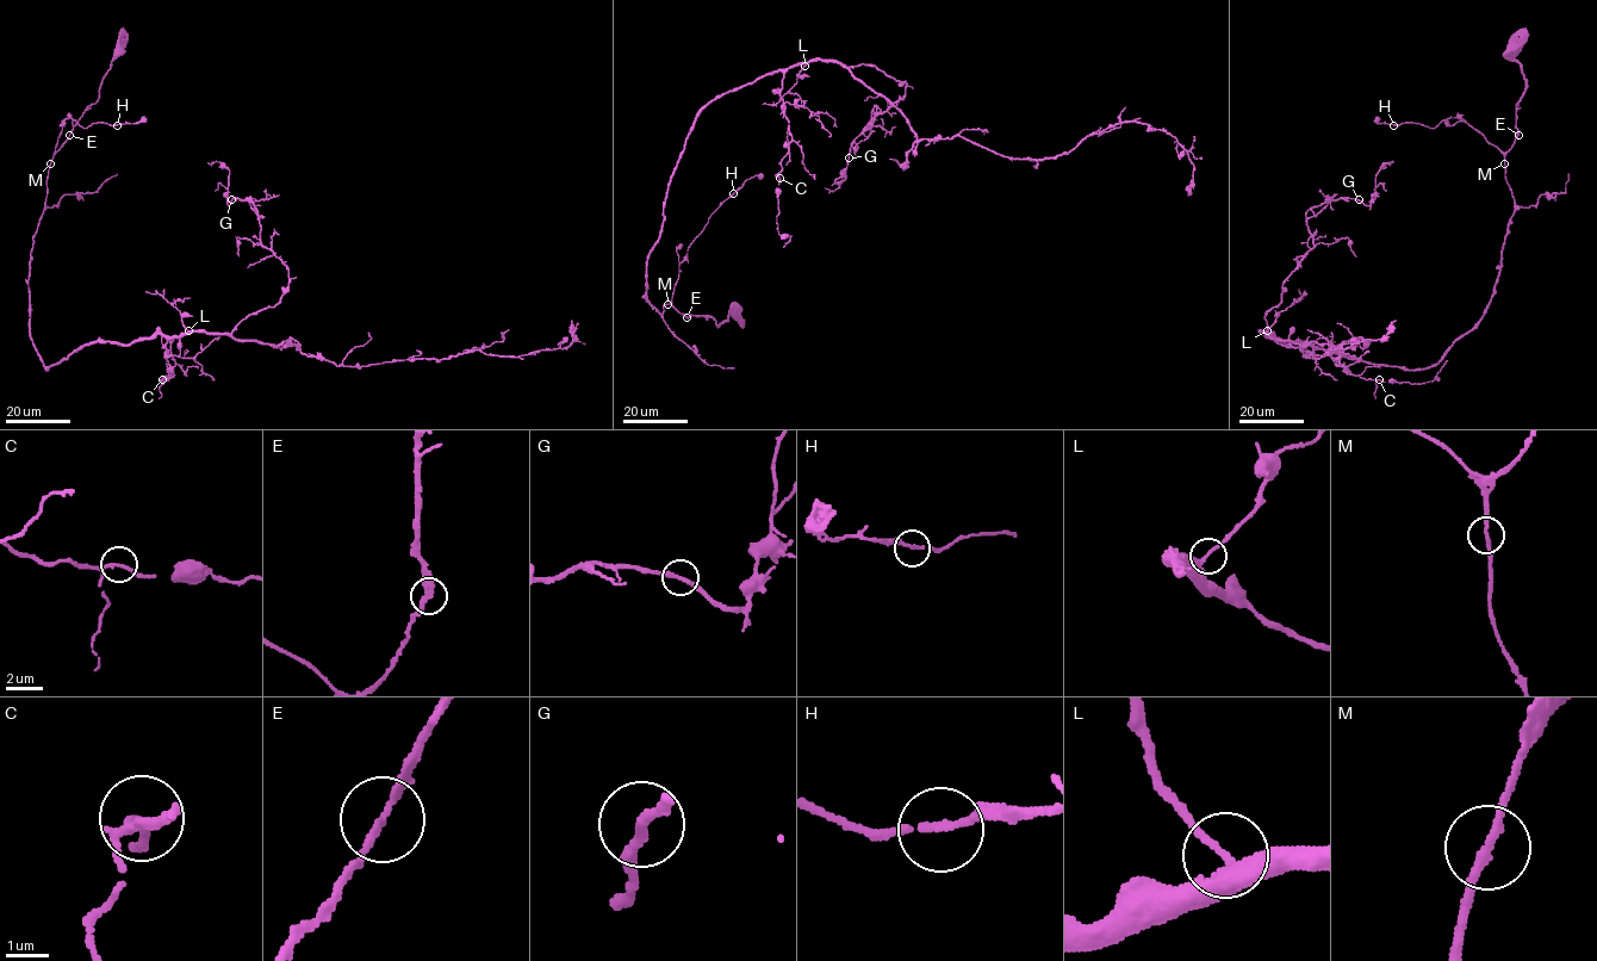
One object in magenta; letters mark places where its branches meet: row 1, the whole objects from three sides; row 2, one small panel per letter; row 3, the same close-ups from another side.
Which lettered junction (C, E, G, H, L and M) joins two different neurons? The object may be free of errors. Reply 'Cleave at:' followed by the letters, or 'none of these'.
Cleave at: none of these

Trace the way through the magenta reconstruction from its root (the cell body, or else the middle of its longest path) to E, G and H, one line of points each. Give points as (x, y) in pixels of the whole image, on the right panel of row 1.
E: (1292, 342), (1405, 370), (1434, 366), (1478, 322), (1492, 293), (1515, 210), (1505, 154), (1518, 135)
G: (1292, 342), (1261, 332), (1267, 333), (1265, 315), (1281, 302), (1284, 281), (1315, 246), (1306, 212), (1359, 199)
H: (1292, 342), (1423, 370), (1478, 322), (1491, 297), (1515, 210), (1503, 154), (1458, 117), (1435, 128), (1393, 125)

